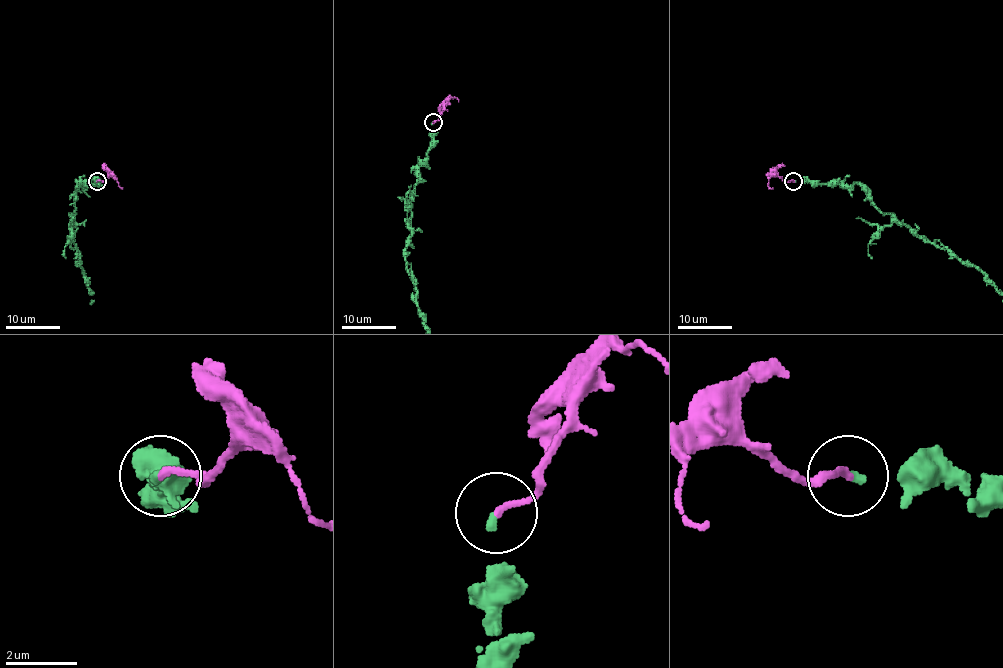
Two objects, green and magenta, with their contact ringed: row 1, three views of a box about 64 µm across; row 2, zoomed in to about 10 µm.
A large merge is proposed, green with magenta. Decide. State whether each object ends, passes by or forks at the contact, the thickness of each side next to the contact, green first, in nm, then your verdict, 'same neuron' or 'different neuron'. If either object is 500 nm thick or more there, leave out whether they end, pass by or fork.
green ends | magenta ends | 160/190 nm | same neuron

